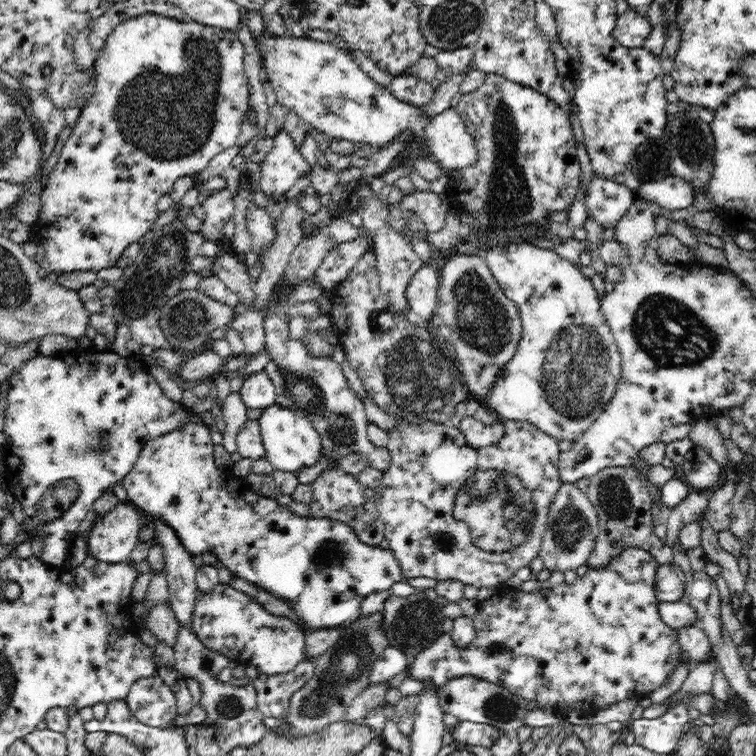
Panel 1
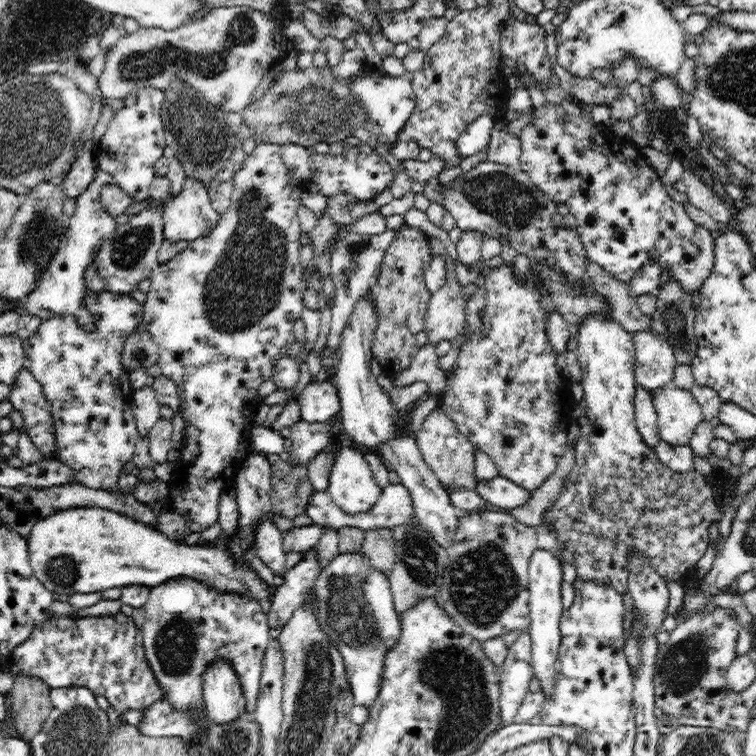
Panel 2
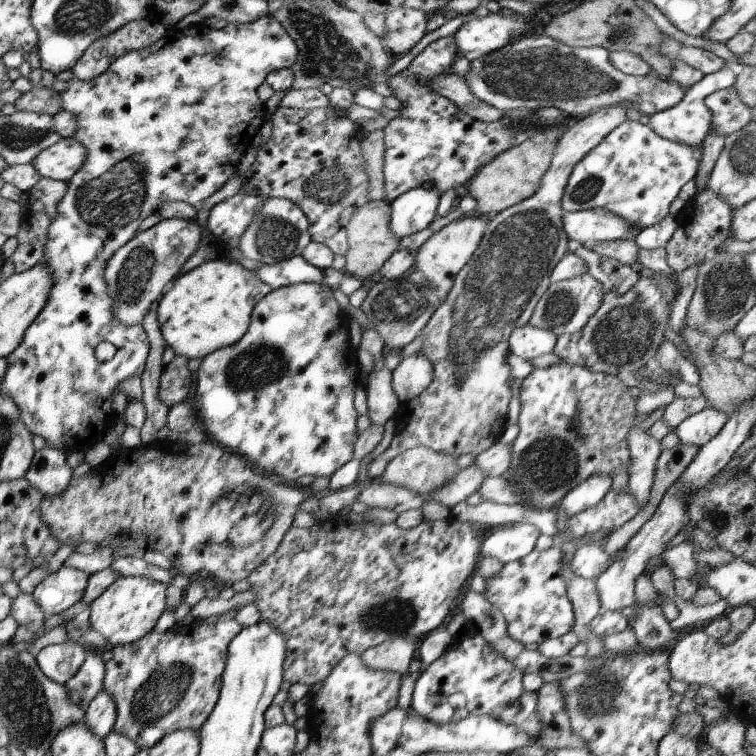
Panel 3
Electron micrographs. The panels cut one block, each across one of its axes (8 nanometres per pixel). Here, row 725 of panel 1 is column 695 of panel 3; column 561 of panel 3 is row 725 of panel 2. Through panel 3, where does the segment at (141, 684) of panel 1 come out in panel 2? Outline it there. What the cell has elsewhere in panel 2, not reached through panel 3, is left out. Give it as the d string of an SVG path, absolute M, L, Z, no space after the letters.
M180 576L180 578L172 578L172 580L150 587L148 600L143 608L145 618L140 631L148 667L154 675L156 685L162 691L162 699L168 702L176 712L192 712L191 718L195 726L201 728L199 732L204 732L204 728L208 726L208 718L203 706L203 677L209 666L218 663L219 660L228 663L232 671L236 673L243 694L245 712L256 710L263 672L263 658L272 640L269 635L268 616L261 602L249 594L223 592L205 584L201 586L194 578Z

